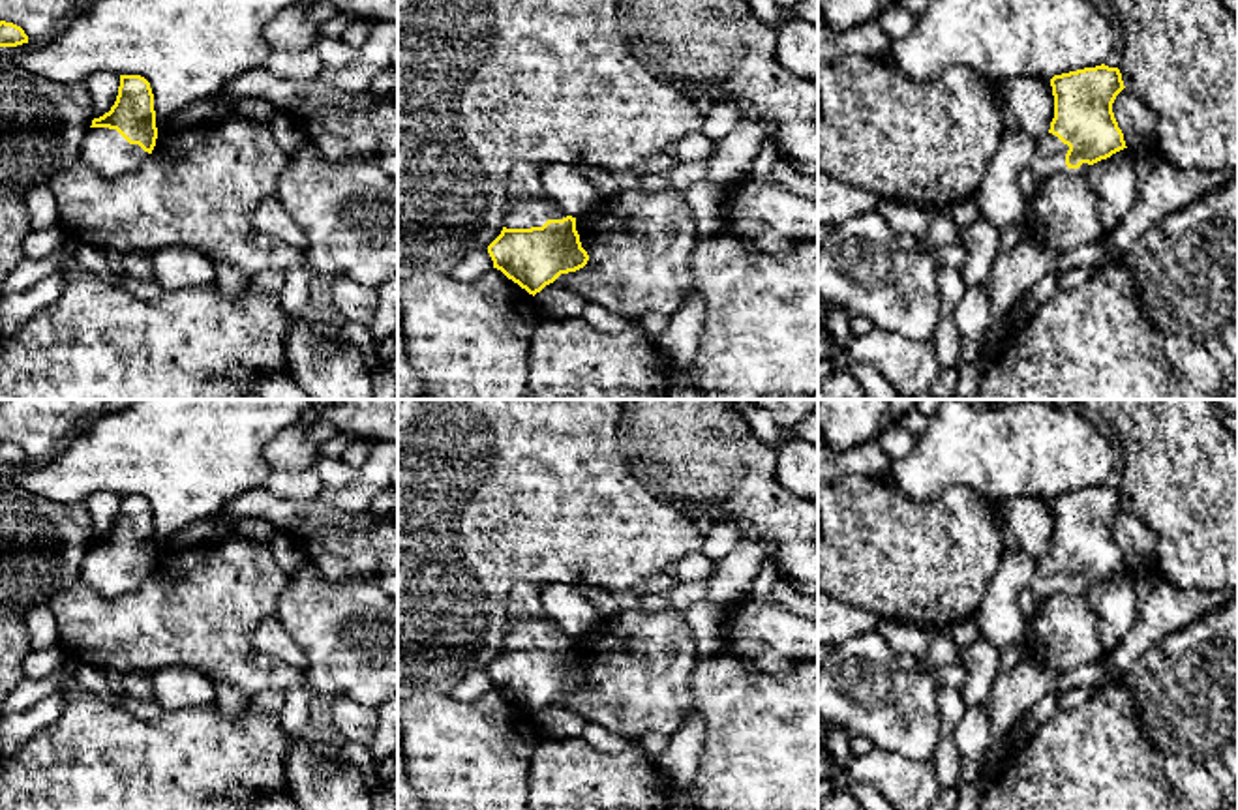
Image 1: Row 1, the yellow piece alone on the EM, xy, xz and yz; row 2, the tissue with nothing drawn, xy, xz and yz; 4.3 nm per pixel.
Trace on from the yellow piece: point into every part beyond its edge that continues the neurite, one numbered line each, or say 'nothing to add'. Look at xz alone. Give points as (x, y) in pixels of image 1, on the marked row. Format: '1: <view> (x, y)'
1: xz (524, 212)

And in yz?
1: yz (1049, 156)

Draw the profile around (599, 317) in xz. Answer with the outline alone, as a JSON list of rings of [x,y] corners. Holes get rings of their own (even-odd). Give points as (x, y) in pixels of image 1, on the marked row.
[[[587,302],[581,317],[595,326],[600,332],[627,332],[627,330],[634,330],[634,332],[642,332],[643,336],[647,336],[649,339],[657,339],[653,334],[649,334],[640,321],[636,319],[625,319],[619,317],[608,309],[604,309],[598,304]]]

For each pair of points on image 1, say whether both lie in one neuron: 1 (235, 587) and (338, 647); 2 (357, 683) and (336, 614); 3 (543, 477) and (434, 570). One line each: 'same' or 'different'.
1: different
2: same
3: same

